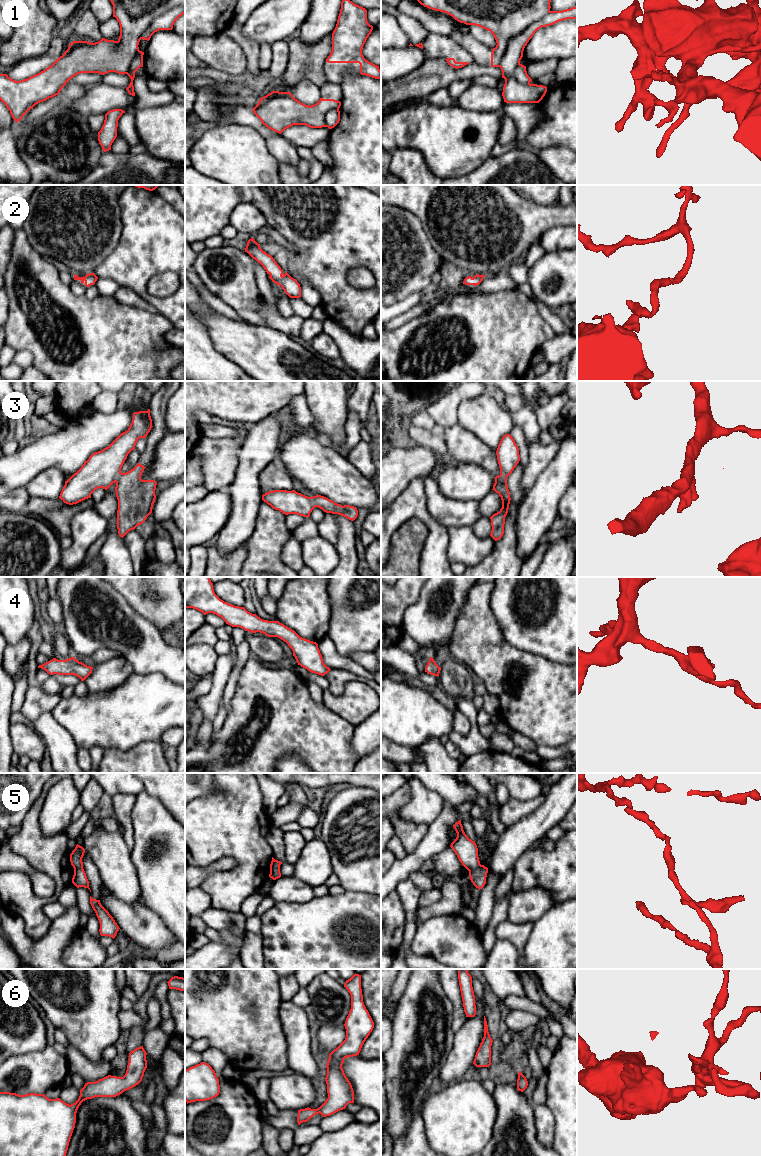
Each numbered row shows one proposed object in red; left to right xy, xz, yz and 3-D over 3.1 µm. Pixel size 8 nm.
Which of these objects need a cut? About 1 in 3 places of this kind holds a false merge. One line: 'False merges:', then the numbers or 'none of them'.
False merges: 3, 5

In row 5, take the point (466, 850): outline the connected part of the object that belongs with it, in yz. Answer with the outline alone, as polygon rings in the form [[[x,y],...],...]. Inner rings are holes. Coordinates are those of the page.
[[[461,820],[453,825],[457,837],[451,843],[450,847],[457,855],[459,861],[468,870],[472,871],[477,869],[481,864],[478,857],[478,848],[475,841],[468,838],[463,830]]]

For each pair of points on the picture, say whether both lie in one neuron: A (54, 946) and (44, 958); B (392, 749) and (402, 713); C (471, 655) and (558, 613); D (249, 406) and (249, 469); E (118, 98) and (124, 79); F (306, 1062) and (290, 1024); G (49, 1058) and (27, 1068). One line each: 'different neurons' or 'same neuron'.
A: same neuron
B: different neurons
C: different neurons
D: different neurons
E: different neurons
F: same neuron
G: same neuron

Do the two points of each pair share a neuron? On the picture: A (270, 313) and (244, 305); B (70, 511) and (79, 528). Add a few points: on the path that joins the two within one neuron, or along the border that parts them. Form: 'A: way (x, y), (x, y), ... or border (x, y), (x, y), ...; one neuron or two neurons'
A: border (263, 301), (259, 312), (267, 325); two neurons
B: border (91, 505), (80, 510), (72, 518), (69, 535); two neurons

